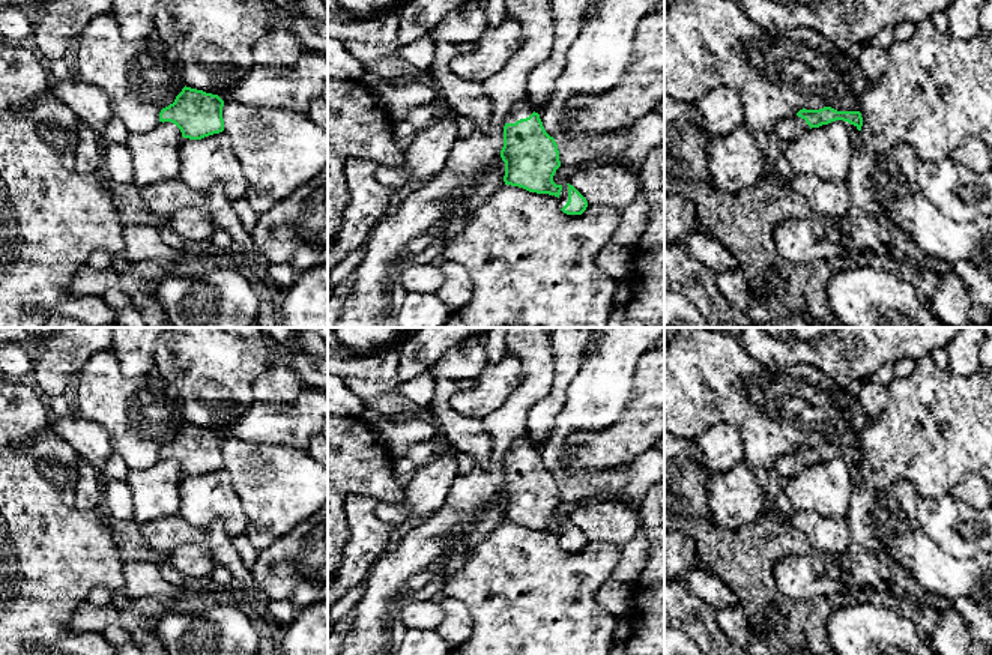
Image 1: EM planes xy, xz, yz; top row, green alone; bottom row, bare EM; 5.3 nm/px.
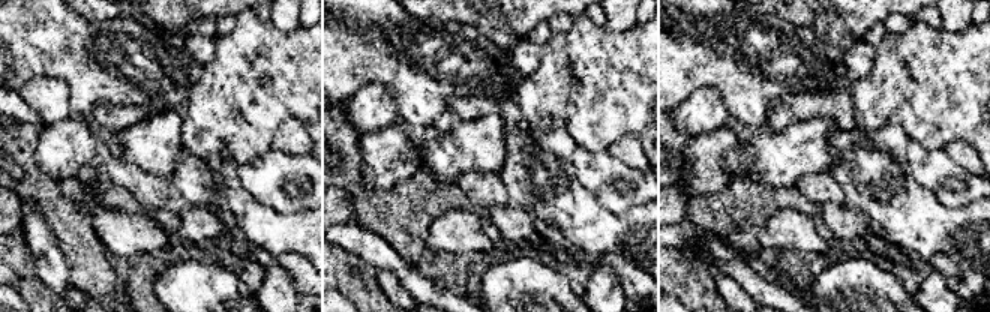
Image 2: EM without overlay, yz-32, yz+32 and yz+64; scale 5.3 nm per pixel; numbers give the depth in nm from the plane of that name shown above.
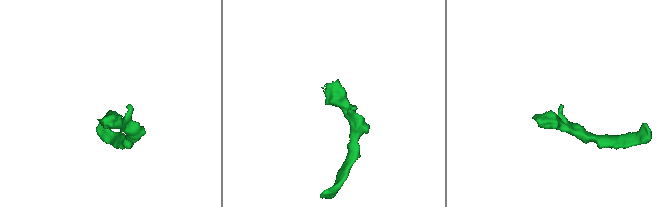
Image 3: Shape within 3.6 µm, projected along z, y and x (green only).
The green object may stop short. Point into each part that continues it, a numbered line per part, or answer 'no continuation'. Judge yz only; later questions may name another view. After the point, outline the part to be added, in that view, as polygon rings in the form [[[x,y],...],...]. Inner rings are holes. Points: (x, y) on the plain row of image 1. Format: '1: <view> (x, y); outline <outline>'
1: yz (791, 463); outline [[[791,451],[776,460],[771,475],[774,479],[792,478],[809,466],[810,463],[804,455],[798,454],[797,451]]]

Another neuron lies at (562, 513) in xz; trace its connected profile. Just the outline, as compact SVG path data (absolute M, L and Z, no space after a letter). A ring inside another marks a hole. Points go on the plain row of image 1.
M595 497L586 499L586 500L580 502L580 503L565 503L565 502L561 502L556 506L555 512L553 512L553 518L556 521L562 521L564 523L564 521L570 520L570 517L571 517L574 509L592 506L594 503L595 503Z

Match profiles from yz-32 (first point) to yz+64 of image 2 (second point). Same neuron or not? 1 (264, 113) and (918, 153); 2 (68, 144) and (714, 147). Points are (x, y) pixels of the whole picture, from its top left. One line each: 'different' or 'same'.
1: different
2: same

